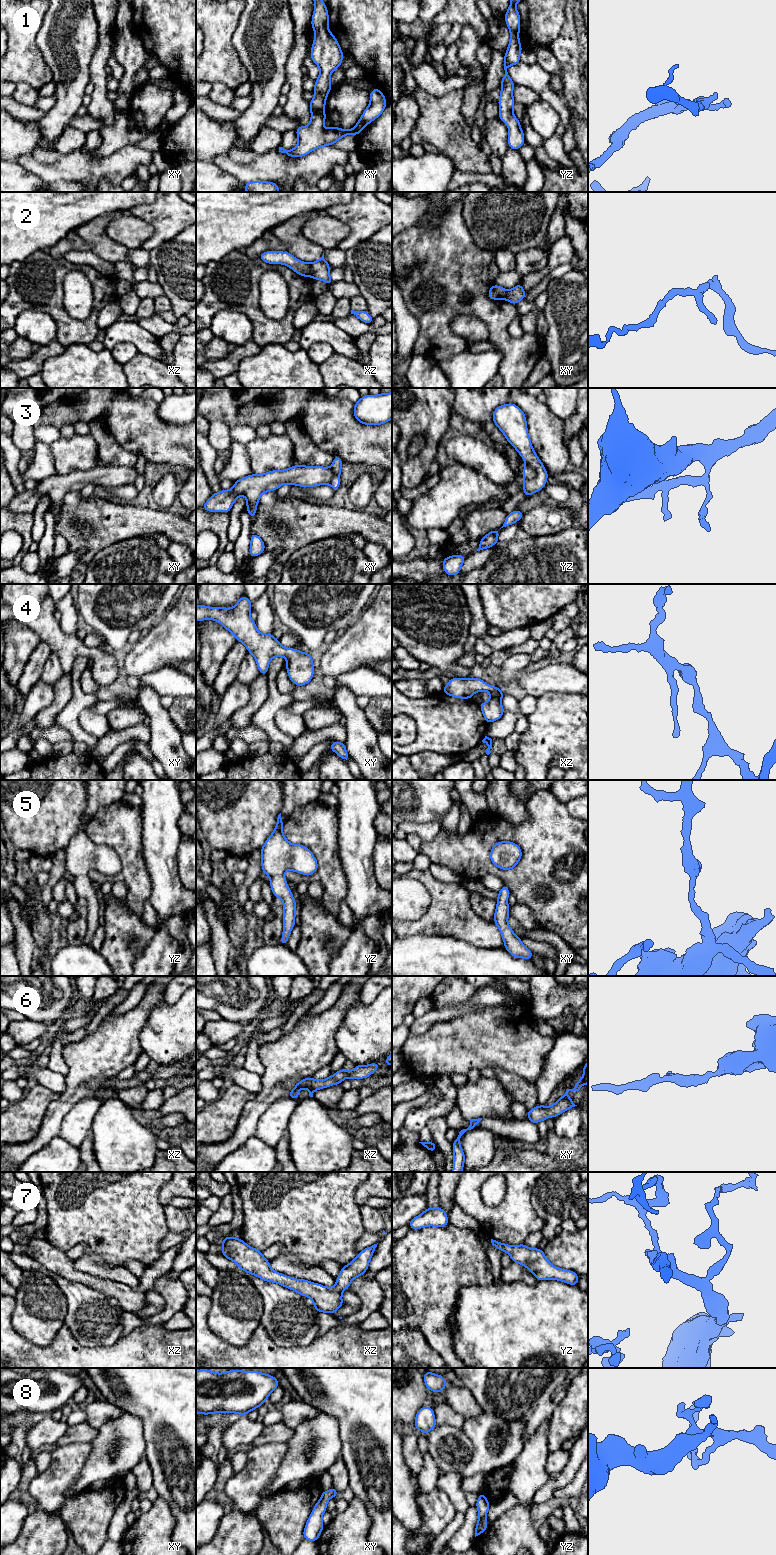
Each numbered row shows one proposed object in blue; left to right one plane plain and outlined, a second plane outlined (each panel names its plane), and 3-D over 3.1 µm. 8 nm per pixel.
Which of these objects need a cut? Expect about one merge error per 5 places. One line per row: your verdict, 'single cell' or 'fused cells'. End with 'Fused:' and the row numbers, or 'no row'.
1: single cell
2: fused cells
3: fused cells
4: single cell
5: single cell
6: single cell
7: single cell
8: single cell
Fused: 2, 3

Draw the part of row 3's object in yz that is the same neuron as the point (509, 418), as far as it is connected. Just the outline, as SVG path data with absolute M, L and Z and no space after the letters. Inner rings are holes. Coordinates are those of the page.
M513 403L498 406L492 416L507 441L517 450L526 464L530 464L537 473L533 480L525 480L523 491L527 498L537 491L541 491L547 483L548 472L536 455L528 434L526 416L522 409Z

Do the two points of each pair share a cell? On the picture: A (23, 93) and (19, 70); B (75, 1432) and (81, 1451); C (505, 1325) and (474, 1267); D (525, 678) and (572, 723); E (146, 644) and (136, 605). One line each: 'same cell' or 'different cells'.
A: different cells
B: different cells
C: different cells
D: different cells
E: different cells

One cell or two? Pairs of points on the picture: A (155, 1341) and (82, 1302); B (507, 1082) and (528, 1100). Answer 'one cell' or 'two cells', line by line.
A: two cells
B: one cell

